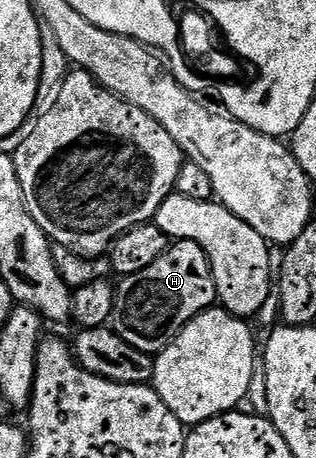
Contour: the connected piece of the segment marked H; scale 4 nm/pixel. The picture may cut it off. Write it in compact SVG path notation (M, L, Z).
M179 240L173 246L167 247L163 256L152 266L140 270L131 276L121 277L116 284L116 299L114 302L114 316L124 342L132 342L136 350L144 350L157 354L171 344L176 337L202 312L215 307L218 298L218 287L214 281L214 269L210 267L210 259L204 254L200 246L191 240Z

